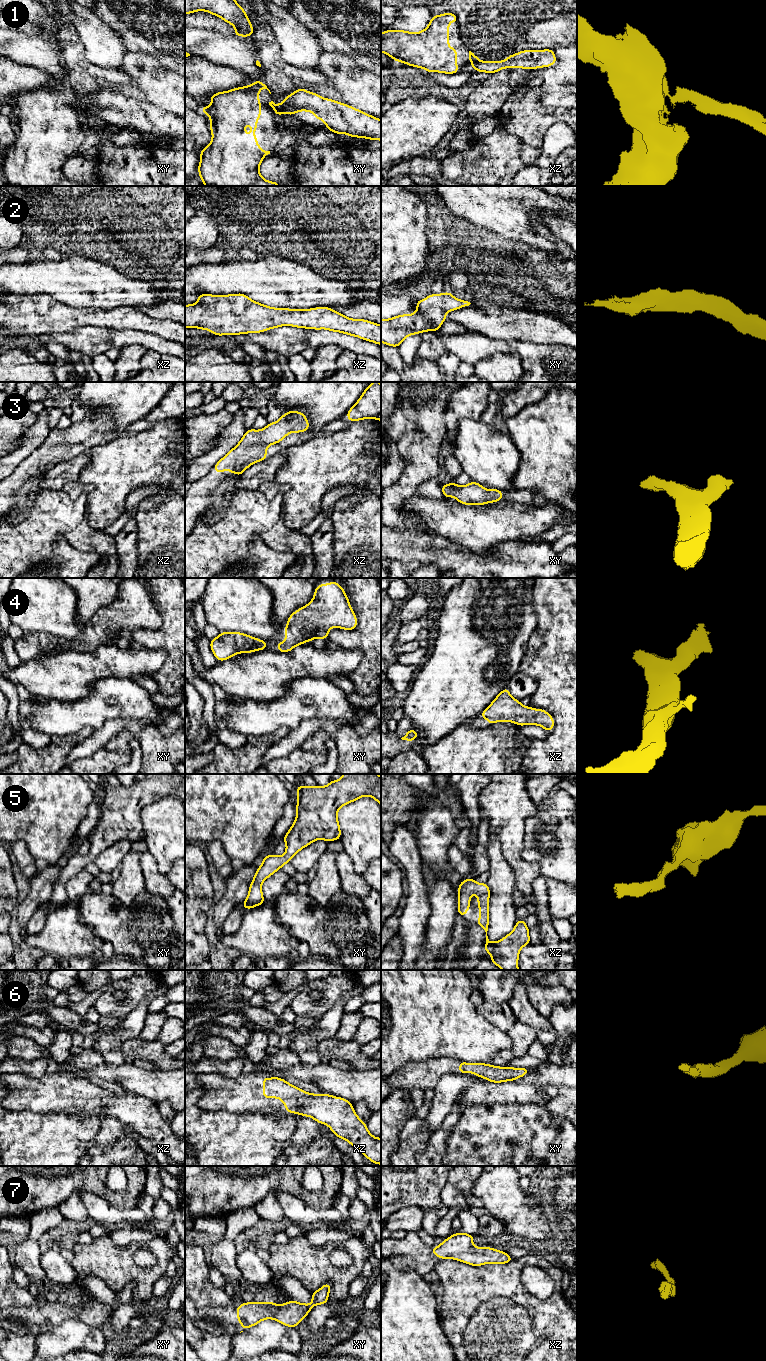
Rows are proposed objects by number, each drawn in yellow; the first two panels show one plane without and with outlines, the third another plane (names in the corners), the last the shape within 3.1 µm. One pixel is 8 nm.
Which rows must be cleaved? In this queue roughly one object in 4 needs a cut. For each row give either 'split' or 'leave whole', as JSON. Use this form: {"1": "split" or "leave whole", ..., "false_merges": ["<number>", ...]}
{"1": "split", "2": "leave whole", "3": "leave whole", "4": "leave whole", "5": "leave whole", "6": "leave whole", "7": "leave whole", "false_merges": ["1"]}

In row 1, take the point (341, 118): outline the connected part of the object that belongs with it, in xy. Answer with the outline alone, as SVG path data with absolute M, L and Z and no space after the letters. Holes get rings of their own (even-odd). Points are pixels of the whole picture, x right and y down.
M299 88L276 105L283 113L312 112L333 133L381 141L381 120L359 109Z

